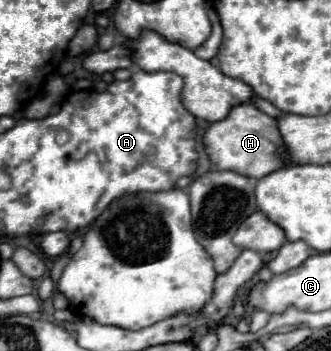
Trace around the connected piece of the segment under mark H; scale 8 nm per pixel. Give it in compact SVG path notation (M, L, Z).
M250 103L234 105L226 119L210 123L210 127L204 131L202 141L204 141L204 151L208 153L208 159L216 165L216 169L230 169L260 179L284 167L284 159L282 159L284 145L276 129L276 119L258 111Z

